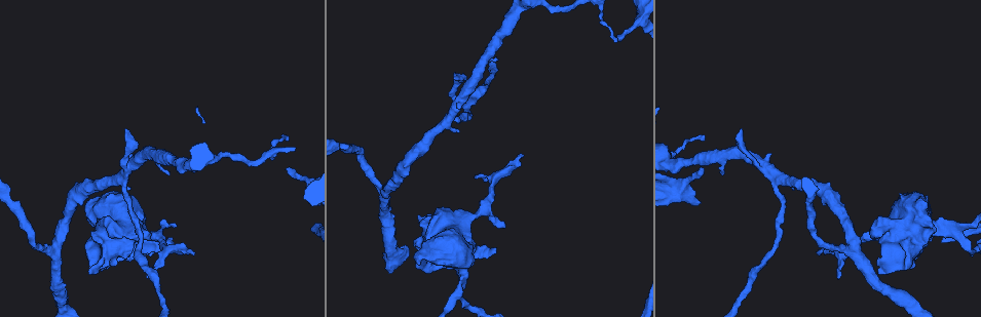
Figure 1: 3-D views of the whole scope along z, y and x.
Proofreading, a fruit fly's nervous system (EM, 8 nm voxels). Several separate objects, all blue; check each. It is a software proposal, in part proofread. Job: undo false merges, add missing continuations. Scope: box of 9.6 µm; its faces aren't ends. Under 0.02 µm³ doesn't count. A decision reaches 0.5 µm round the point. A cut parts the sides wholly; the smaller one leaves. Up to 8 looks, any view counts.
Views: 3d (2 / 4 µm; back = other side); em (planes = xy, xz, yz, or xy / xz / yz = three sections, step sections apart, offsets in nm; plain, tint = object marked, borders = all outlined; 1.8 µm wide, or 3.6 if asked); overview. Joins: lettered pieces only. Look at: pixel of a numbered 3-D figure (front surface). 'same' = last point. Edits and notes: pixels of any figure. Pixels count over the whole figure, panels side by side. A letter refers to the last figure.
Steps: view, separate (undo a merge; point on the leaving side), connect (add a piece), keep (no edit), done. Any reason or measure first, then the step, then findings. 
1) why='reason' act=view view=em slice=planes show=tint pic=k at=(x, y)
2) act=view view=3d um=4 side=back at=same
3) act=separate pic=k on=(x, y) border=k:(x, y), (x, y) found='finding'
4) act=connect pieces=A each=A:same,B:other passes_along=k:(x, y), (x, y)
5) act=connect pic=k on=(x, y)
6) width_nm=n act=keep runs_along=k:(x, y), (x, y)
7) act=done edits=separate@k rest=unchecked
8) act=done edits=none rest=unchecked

why='three-way junction' act=view view=em slice=planes show=plain pic=1 at=(955, 226)

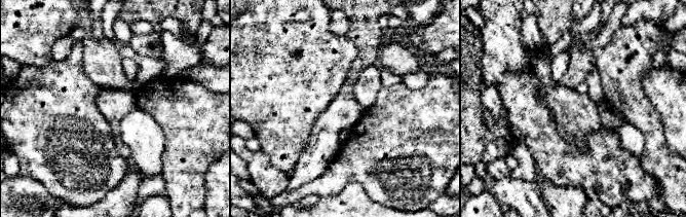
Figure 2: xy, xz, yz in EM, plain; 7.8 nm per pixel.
why='what lies round it' act=view view=em slice=planes show=borders at=same

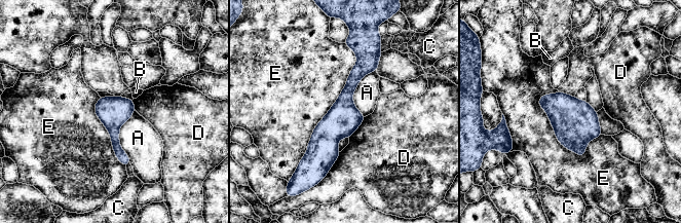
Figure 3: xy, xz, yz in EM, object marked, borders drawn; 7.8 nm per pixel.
act=keep each=A:other,B:other,C:other,D:other,E:other found='all the same neuron'

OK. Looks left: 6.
why='an open end' act=view view=em slice=planes show=borders pic=1 at=(193, 252)

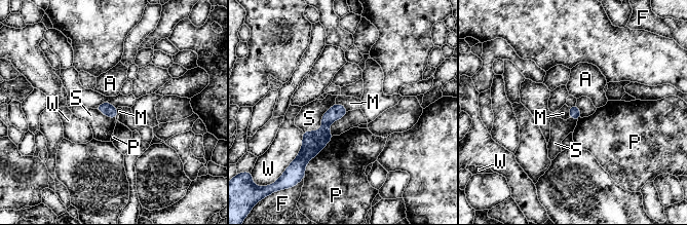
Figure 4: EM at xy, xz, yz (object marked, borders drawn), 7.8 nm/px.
longest_contact=P:360nm act=keep each=A:other,F:other,M:other,P:other,S:other,W:other found='no lettered piece goes on from it'

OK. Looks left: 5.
why='branch stops here' act=view view=3d um=4 pic=1 at=(699, 170)

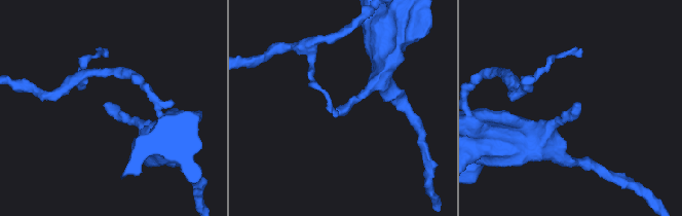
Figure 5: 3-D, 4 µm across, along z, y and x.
act=view view=em slice=xy step=8 show=tint pic=5 at=(336, 108)

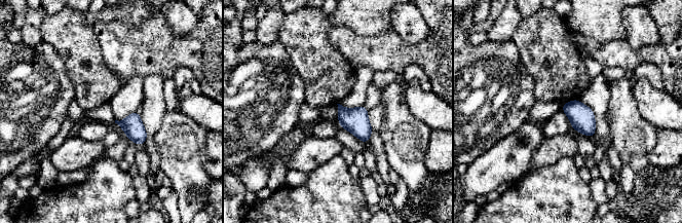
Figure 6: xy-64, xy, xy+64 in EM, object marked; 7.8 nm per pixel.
why='see the neighbours' act=view view=em slice=xy step=8 show=borders at=same

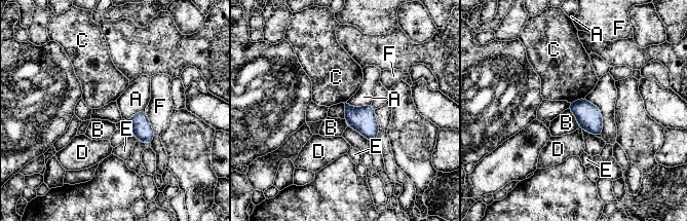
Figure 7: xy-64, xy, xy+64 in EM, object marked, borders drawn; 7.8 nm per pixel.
act=keep each=A:other,B:other,C:other,D:other,E:other,F:other border=7:(346, 103), (354, 107), (371, 105) found='none of them fits'

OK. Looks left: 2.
act=done edits=none rest=unchecked

